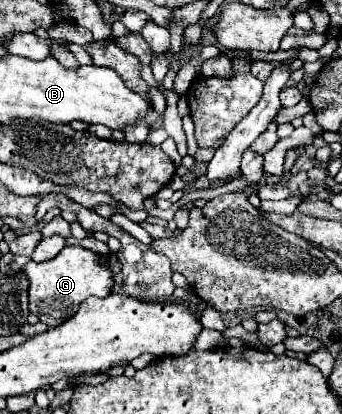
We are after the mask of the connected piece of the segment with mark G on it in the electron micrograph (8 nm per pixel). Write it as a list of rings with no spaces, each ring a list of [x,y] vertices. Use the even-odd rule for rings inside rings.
[[[65,247],[55,259],[35,263],[29,261],[21,273],[27,275],[29,281],[29,309],[33,315],[37,315],[39,321],[47,323],[49,327],[61,325],[65,319],[69,319],[79,303],[83,303],[87,297],[105,297],[113,289],[113,273],[107,265],[99,263],[99,255],[83,249],[83,247]]]

